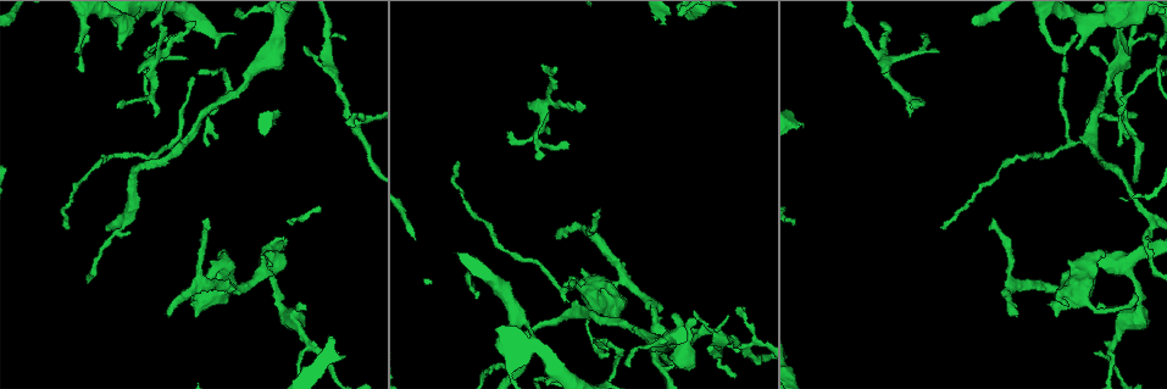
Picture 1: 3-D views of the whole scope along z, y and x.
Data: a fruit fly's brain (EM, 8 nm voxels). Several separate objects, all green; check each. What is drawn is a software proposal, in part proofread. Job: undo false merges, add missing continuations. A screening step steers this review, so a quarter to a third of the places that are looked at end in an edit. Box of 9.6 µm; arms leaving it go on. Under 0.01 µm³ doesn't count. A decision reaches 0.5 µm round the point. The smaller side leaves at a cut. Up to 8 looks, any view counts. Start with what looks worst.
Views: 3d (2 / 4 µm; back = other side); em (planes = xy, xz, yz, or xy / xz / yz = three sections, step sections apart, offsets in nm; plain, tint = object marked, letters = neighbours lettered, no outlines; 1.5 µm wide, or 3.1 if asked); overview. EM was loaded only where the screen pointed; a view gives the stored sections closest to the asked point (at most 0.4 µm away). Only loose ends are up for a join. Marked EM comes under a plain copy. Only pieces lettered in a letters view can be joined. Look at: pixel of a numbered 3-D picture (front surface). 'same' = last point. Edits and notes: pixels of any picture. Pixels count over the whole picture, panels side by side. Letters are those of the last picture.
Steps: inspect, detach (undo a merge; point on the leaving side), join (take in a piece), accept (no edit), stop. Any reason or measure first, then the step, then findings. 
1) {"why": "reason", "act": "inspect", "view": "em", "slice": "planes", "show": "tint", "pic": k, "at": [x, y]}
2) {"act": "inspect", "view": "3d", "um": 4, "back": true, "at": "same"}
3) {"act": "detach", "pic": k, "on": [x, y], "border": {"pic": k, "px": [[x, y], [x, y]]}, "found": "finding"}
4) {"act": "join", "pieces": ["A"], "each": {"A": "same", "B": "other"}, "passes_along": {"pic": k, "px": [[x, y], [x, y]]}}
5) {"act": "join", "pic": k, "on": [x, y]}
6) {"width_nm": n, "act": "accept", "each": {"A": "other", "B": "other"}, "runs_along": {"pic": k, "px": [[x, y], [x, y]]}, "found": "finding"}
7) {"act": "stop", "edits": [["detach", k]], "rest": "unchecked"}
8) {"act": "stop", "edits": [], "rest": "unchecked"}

{"why": "stops while still wide", "act": "inspect", "view": "em", "slice": "planes", "show": "letters", "pic": 1, "at": [120, 50]}

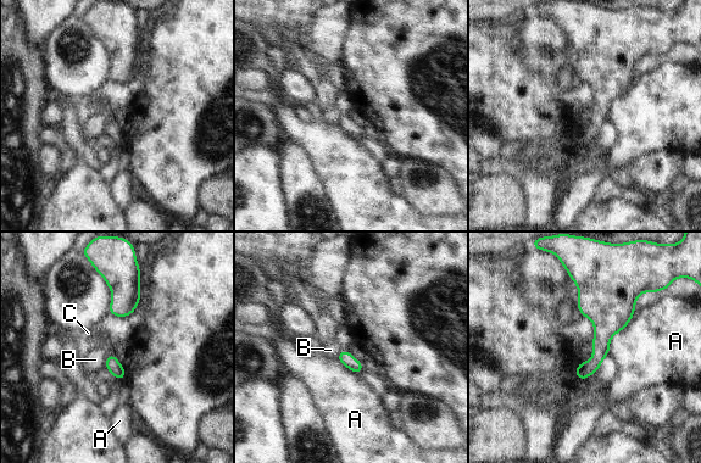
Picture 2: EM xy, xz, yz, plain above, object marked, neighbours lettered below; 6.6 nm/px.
{"act": "accept", "each": {"A": "other", "B": "other", "C": "other"}, "border": {"pic": 2, "px": [[107, 355], [104, 366]]}, "found": "none of them fits"}

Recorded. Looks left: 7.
{"why": "branch stops here", "act": "inspect", "view": "3d", "um": 2, "back": true, "pic": 1, "at": [208, 143]}

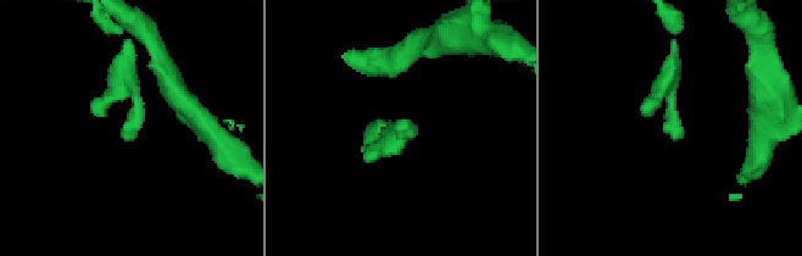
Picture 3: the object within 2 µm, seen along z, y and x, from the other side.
{"why": "need the tissue", "act": "inspect", "view": "em", "slice": "planes", "show": "letters", "pic": 3, "at": [121, 137]}

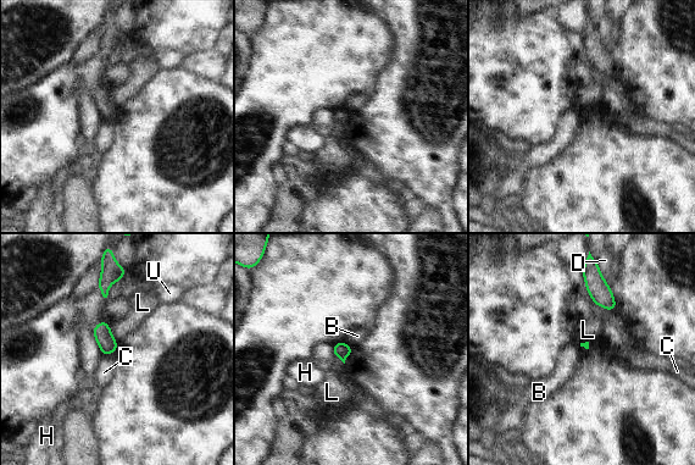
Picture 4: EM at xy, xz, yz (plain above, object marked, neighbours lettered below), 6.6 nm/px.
{"act": "accept", "each": {"B": "other", "C": "other", "D": "other", "H": "other", "L": "other", "U": "other"}, "border": {"pic": 4, "px": [[344, 342], [350, 346]]}, "found": "no lettered piece goes on from it"}

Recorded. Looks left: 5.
{"why": "free end", "act": "inspect", "view": "3d", "um": 2, "pic": 1, "at": [1016, 311]}

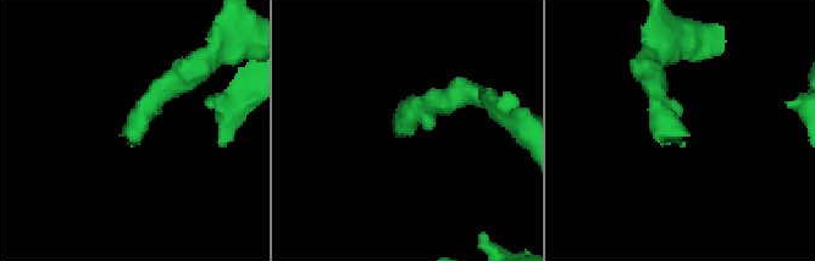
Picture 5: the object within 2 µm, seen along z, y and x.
{"act": "inspect", "view": "em", "slice": "yz", "step": 4, "show": "tint", "pic": 5, "at": [122, 135]}

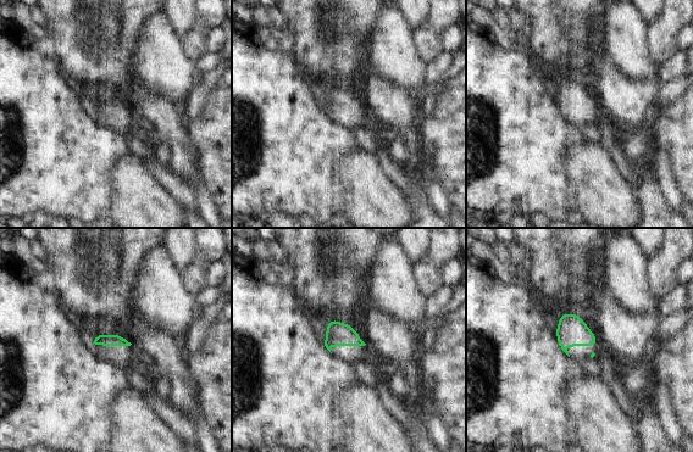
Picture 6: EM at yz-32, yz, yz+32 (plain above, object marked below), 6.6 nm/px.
{"why": "cut it another way", "act": "inspect", "view": "em", "slice": "planes", "show": "letters", "at": "same"}

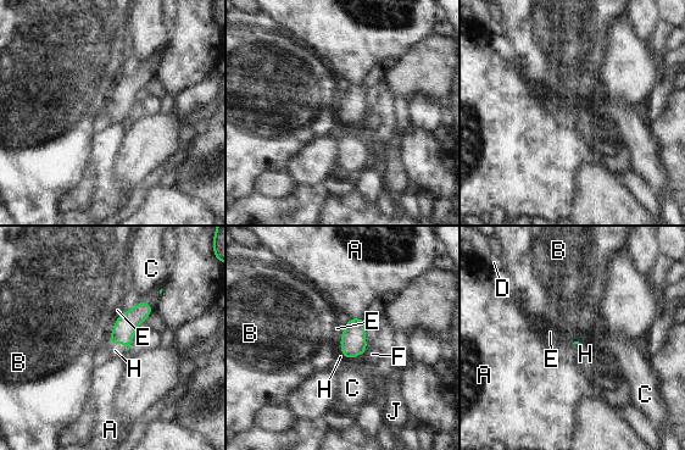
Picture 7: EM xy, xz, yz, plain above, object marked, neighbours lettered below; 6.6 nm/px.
{"act": "join", "pieces": ["H"], "each": {"A": "other", "B": "other", "C": "other", "D": "other", "E": "other", "F": "other", "H": "same", "J": "other"}, "passes_along": {"pic": 7, "px": [[352, 342], [340, 343], [362, 357]]}, "found": "the neuron continues"}

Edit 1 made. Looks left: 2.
{"act": "stop", "edits": [["join", 7]], "rest": "unchecked"}

